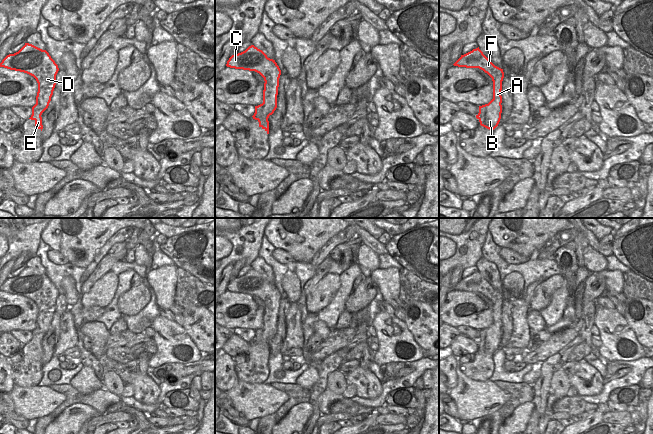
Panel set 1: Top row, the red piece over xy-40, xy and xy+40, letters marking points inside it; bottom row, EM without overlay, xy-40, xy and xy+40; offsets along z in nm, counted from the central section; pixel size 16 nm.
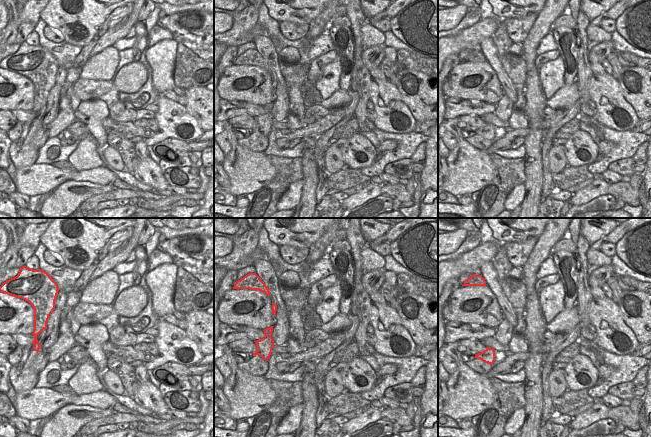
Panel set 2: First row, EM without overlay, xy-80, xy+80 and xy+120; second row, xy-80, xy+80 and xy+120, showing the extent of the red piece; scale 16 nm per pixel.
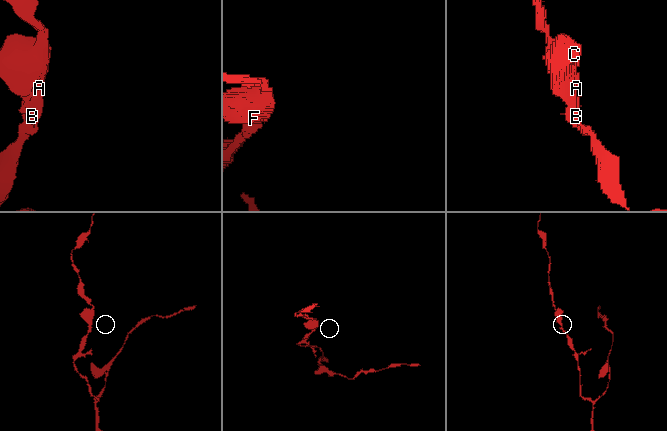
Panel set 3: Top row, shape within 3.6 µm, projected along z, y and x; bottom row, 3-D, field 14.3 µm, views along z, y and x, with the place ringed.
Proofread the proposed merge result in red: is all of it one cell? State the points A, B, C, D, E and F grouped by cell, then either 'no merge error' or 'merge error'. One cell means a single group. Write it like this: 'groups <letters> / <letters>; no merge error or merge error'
groups A B C D E F; no merge error

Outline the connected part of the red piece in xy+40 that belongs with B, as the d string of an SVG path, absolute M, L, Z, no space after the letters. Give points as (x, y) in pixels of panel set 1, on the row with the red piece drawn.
M478 48L461 55L461 57L453 64L458 67L479 68L487 73L493 81L493 99L485 105L479 106L479 113L476 118L480 125L489 129L491 134L498 126L502 113L502 81L504 78L503 69L495 66L483 52Z

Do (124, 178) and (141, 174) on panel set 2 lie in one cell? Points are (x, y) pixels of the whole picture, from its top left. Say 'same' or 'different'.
different

